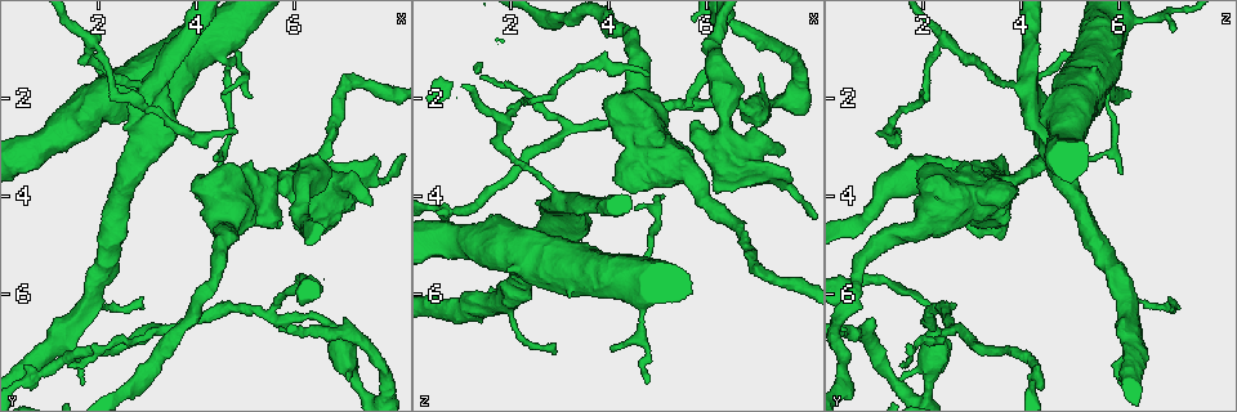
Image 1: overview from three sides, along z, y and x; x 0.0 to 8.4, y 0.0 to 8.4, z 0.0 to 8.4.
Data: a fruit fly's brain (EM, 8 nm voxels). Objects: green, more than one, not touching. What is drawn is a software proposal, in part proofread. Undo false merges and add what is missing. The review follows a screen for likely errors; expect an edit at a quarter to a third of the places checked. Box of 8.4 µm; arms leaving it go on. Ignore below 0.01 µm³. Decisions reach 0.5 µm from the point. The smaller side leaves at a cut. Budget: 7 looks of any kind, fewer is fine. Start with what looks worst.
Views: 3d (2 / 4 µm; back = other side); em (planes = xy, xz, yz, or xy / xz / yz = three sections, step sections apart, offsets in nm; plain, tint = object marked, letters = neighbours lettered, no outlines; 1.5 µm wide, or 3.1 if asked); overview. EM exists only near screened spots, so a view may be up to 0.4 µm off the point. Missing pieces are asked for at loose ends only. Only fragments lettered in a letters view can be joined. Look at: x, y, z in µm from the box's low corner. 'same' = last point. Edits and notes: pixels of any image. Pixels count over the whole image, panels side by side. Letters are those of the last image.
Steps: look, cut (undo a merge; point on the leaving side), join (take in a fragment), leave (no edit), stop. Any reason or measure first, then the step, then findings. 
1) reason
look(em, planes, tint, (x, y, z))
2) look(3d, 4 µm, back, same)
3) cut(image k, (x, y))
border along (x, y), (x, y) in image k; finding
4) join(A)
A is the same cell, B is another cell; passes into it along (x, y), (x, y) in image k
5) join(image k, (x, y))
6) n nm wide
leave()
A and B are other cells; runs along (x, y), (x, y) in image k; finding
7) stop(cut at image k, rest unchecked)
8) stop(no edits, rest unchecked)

tapers out
look(em, 3.1 µm, yz, step 8, tint, (5.10, 1.95, 3.90))

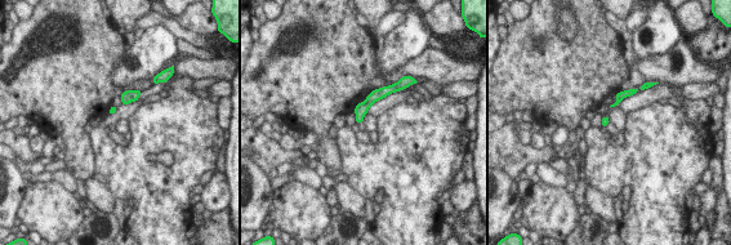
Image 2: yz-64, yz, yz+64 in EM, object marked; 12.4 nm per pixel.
look(em, 3.1 µm, planes, letters, same)

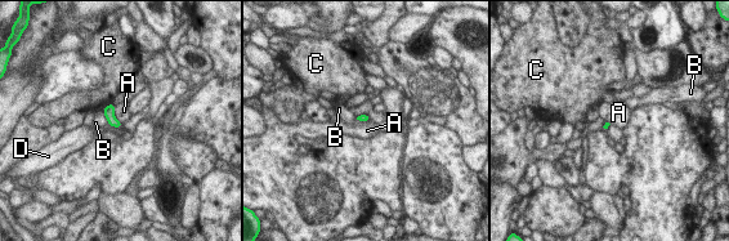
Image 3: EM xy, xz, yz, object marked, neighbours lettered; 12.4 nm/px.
A touches over 260 nm
leave()
A, B, C and D are other cells; none of them fits

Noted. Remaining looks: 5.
three-way junction
look(em, planes, tint, (5.45, 6.40, 2.15))

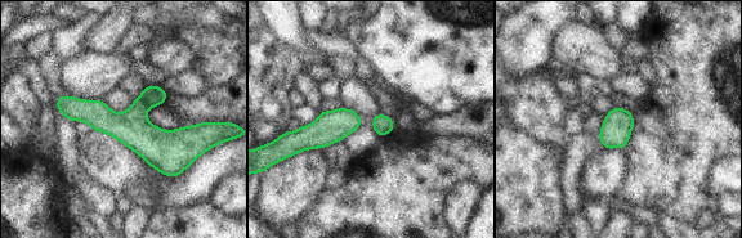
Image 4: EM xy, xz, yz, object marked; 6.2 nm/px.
look(em, planes, letters, same)

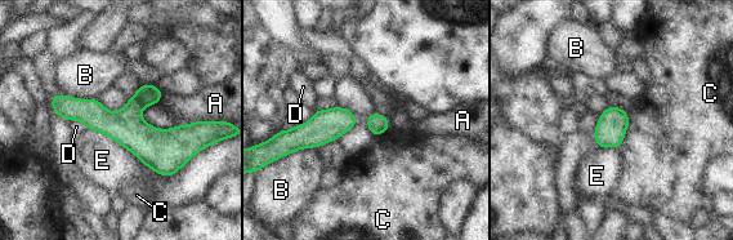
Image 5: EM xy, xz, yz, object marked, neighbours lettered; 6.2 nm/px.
cut(image 5, (148, 94))
A, B, C, D and E are other cells; two neurons meet here

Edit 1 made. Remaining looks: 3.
stop(cut at image 5, rest unchecked)

